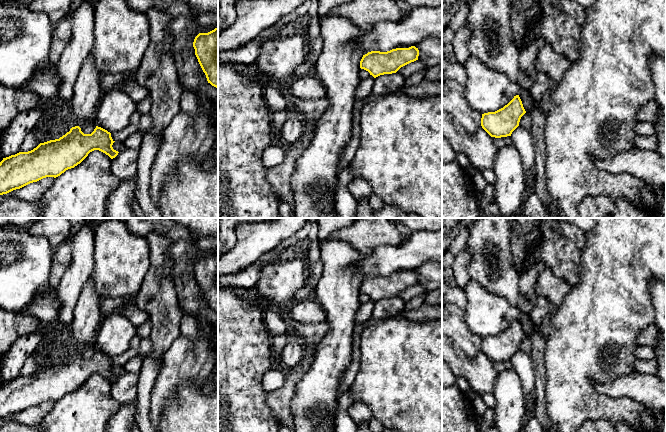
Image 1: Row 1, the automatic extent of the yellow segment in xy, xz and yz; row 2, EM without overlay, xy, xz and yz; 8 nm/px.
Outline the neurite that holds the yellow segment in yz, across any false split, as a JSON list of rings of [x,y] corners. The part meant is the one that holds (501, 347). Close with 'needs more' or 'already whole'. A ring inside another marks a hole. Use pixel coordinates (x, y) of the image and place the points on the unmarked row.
[[[516,319],[503,332],[482,338],[481,350],[491,361],[511,360],[525,337],[522,325],[519,319]]]; already whole

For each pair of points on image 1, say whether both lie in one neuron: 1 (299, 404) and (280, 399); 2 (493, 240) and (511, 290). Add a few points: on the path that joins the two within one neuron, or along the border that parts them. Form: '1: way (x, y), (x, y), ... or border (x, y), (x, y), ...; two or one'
1: border (300, 380), (296, 385), (292, 401), (293, 421); two
2: way (497, 252), (501, 278); one

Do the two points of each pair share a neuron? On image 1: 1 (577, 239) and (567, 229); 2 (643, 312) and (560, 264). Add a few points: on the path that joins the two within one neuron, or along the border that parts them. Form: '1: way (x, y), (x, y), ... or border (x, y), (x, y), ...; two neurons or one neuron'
1: way (575, 237), (569, 231); one neuron
2: border (581, 252), (581, 274), (579, 279), (570, 287); two neurons

